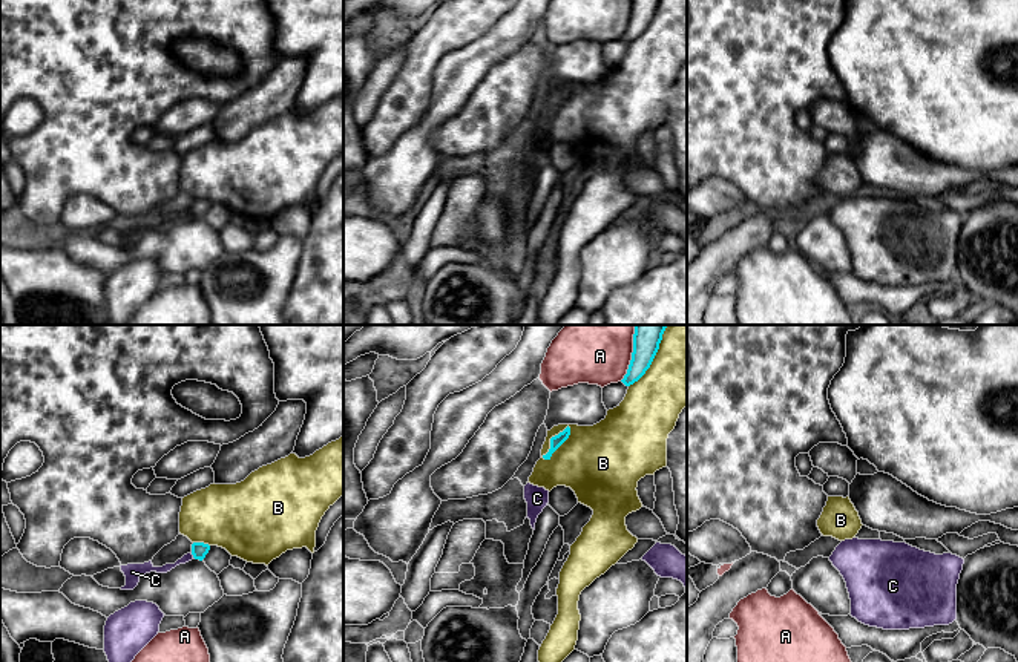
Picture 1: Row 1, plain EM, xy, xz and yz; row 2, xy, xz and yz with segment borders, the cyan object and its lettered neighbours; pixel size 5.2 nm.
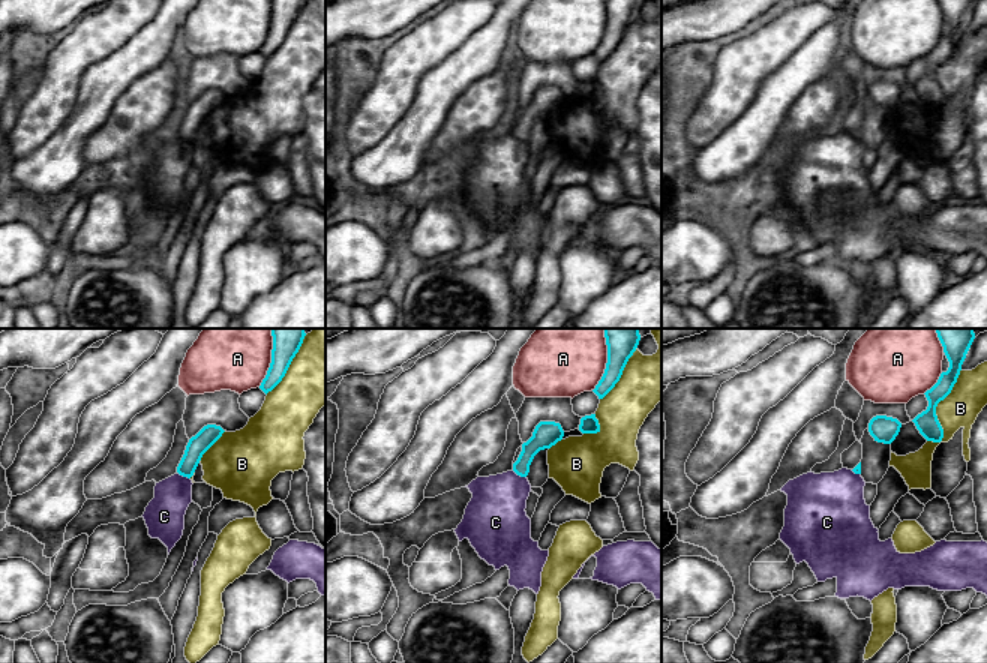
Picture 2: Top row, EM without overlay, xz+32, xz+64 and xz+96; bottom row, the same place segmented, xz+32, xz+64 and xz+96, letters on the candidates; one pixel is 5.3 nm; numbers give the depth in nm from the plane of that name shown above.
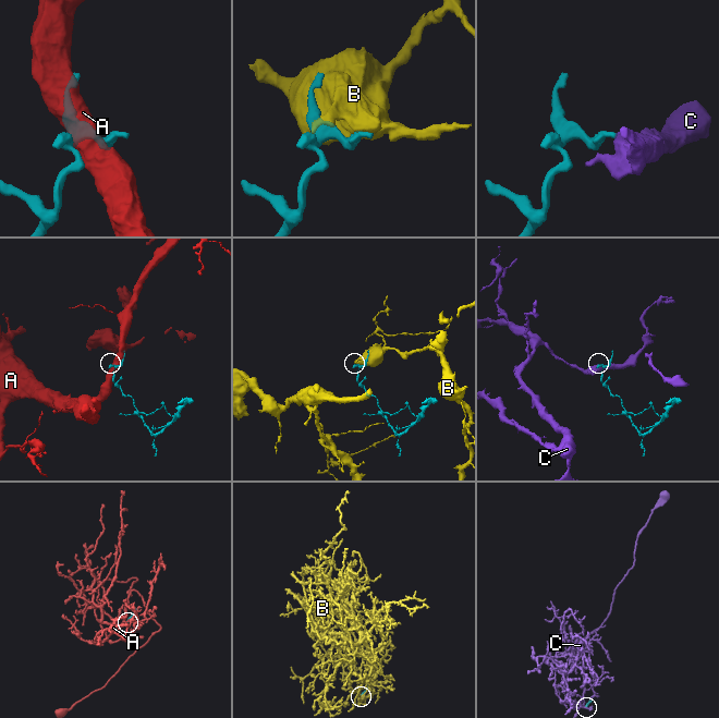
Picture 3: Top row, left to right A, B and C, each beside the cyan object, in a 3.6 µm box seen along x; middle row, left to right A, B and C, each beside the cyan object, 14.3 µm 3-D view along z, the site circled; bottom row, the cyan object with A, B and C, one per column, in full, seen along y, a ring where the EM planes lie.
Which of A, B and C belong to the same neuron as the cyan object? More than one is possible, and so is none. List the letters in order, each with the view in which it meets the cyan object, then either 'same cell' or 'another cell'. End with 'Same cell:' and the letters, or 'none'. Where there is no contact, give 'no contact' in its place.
A: meets cyan in xz; another cell
B: meets cyan in xz; another cell
C: meets cyan in xy; another cell
Same cell: none

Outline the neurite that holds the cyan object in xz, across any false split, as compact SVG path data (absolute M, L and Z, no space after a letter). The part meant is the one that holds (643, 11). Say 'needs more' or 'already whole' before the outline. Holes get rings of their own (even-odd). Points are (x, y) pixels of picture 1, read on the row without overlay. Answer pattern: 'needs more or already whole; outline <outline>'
already whole; outline M633 0L632 17L627 31L621 38L626 43L630 43L638 38L650 25L658 6L659 0Z

